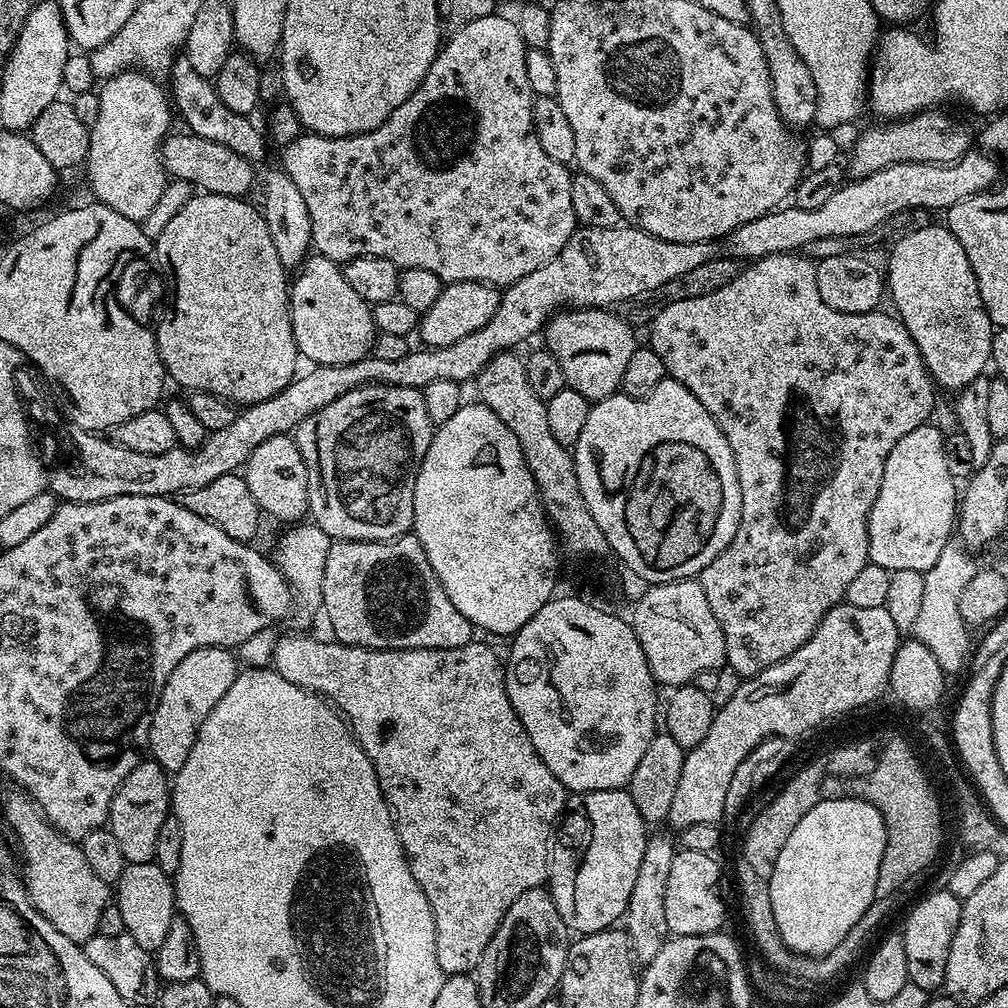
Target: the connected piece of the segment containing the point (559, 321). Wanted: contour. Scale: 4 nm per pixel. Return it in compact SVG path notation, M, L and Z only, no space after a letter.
M574 308L551 317L542 329L542 337L562 366L565 385L595 402L621 391L622 374L626 374L630 354L637 348L632 329L633 325L608 308Z

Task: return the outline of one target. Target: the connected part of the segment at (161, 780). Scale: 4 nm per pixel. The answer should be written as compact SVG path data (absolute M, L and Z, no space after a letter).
M141 759L114 794L108 811L108 831L114 834L125 861L130 864L151 864L154 861L154 841L158 829L170 814L170 776L157 760Z

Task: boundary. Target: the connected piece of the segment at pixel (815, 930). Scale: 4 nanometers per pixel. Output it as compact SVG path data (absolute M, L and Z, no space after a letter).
M855 796L821 798L813 808L806 810L802 822L798 822L790 838L786 838L778 862L774 862L766 876L778 932L790 952L824 957L843 939L853 935L855 928L852 927L863 921L867 908L877 899L882 854L887 845L888 827L884 816L869 800L857 800Z

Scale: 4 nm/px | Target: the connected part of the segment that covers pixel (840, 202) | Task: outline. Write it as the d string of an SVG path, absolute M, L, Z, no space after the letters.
M969 150L952 164L891 164L869 176L849 179L823 206L818 206L818 210L781 206L774 212L762 214L762 218L738 226L726 238L727 255L755 262L779 252L799 253L807 249L810 242L818 242L818 238L873 232L899 212L953 208L968 196L987 192L997 183L1002 169L995 162L983 150Z

